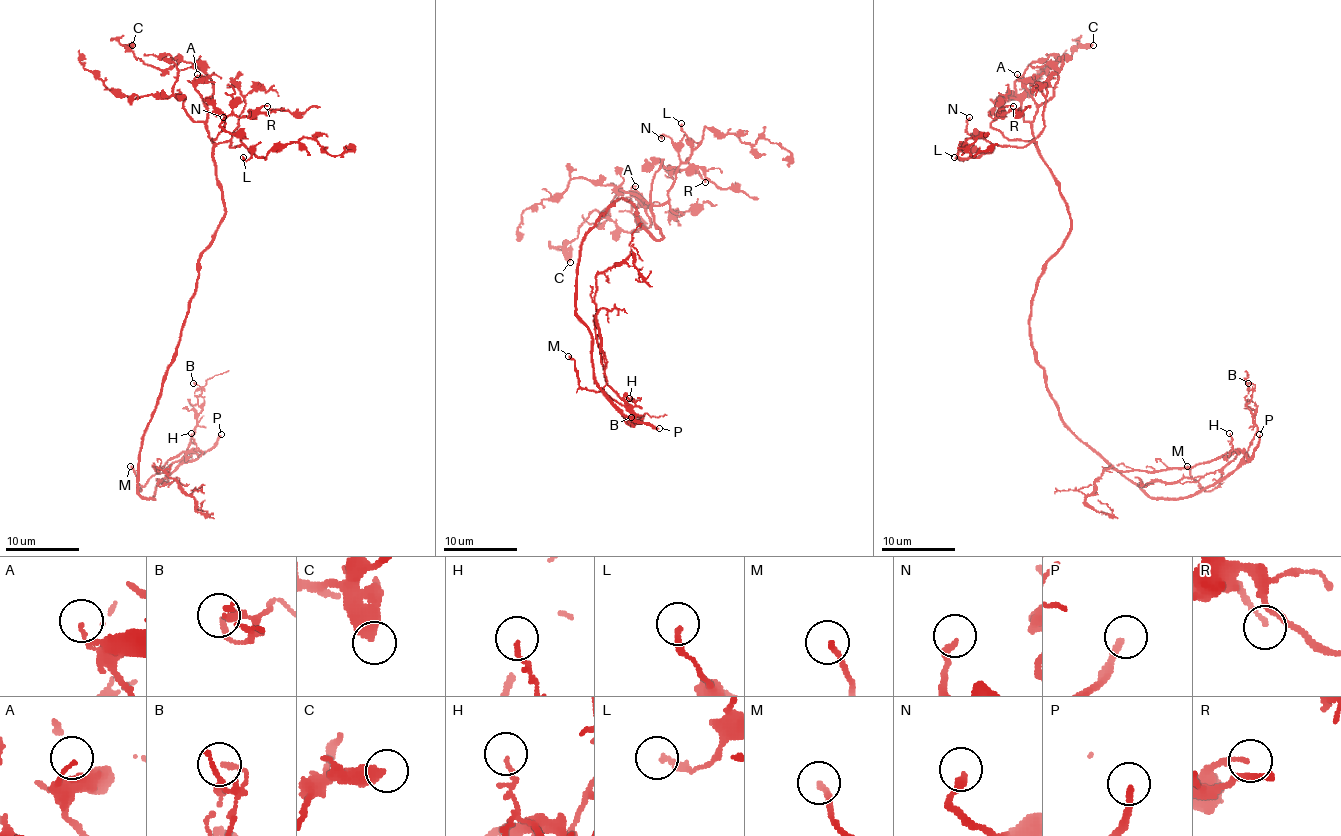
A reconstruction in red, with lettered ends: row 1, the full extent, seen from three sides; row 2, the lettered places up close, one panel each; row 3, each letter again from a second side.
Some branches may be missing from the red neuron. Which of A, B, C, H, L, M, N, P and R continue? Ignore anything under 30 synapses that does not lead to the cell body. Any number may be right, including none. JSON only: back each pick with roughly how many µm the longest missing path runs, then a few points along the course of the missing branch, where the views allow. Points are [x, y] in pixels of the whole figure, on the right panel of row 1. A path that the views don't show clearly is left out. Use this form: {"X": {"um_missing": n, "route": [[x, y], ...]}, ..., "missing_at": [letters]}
{"P": {"um_missing": 120}, "missing_at": ["P"]}

